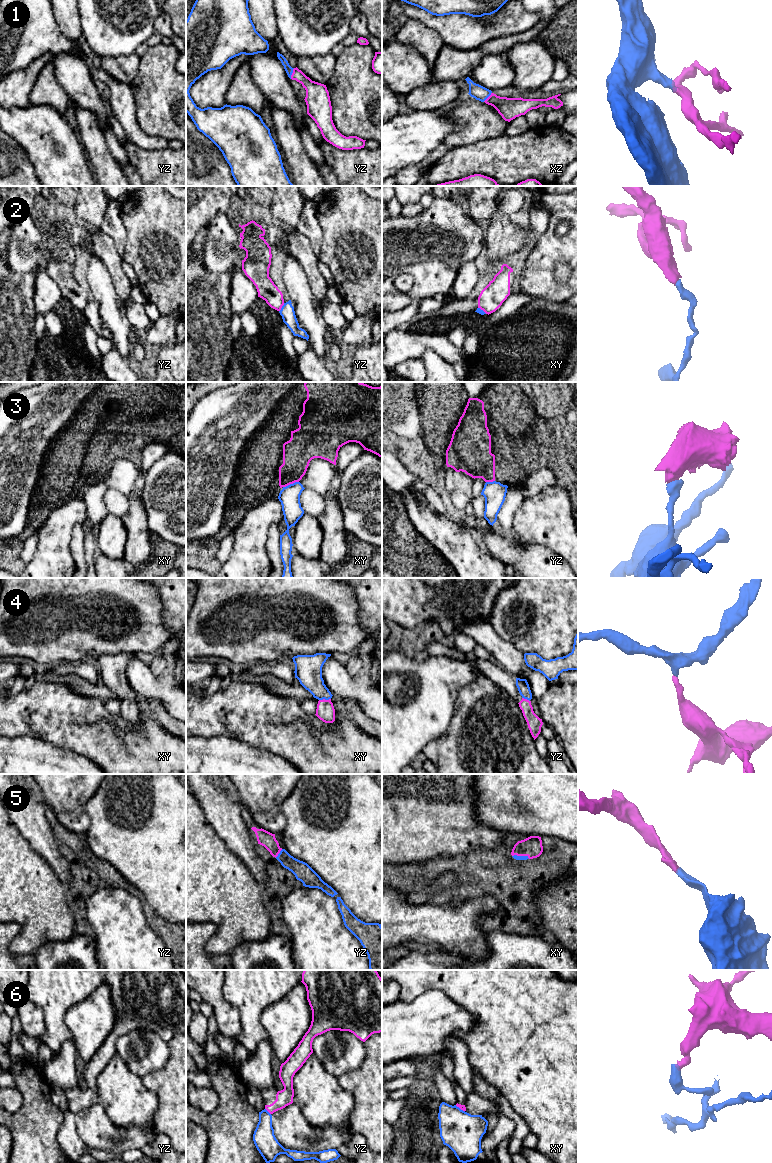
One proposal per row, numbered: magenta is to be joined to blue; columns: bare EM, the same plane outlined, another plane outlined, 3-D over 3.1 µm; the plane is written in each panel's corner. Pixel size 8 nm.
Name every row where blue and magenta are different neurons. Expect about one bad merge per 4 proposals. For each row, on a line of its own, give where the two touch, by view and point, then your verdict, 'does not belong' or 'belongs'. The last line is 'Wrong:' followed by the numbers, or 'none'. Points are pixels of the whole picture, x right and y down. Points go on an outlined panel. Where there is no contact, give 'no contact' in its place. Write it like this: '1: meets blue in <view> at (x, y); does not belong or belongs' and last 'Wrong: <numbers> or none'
1: meets blue in yz at (292, 72); belongs
2: meets blue in yz at (282, 307); does not belong
3: meets blue in xy at (290, 484); does not belong
4: meets blue in xy at (324, 698); belongs
5: meets blue in xy at (521, 856); belongs
6: meets blue in yz at (267, 1111); does not belong
Wrong: 2, 3, 6

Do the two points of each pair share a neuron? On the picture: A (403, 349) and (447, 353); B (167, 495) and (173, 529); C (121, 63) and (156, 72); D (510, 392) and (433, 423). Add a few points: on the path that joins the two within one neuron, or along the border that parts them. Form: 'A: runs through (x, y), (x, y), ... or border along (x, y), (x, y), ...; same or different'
A: runs through (414, 344), (436, 344); same
B: runs through (173, 503), (173, 521); same
C: border along (140, 58), (138, 73), (130, 85); different
D: border along (469, 398), (458, 424), (452, 432); different

